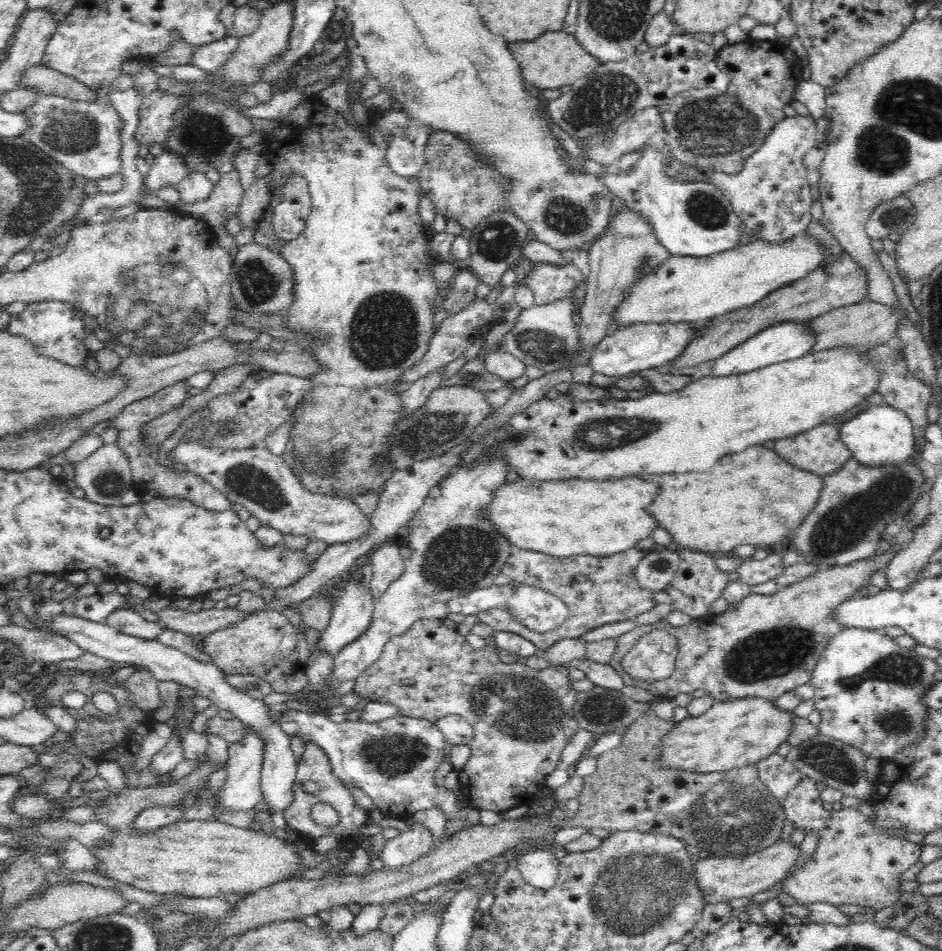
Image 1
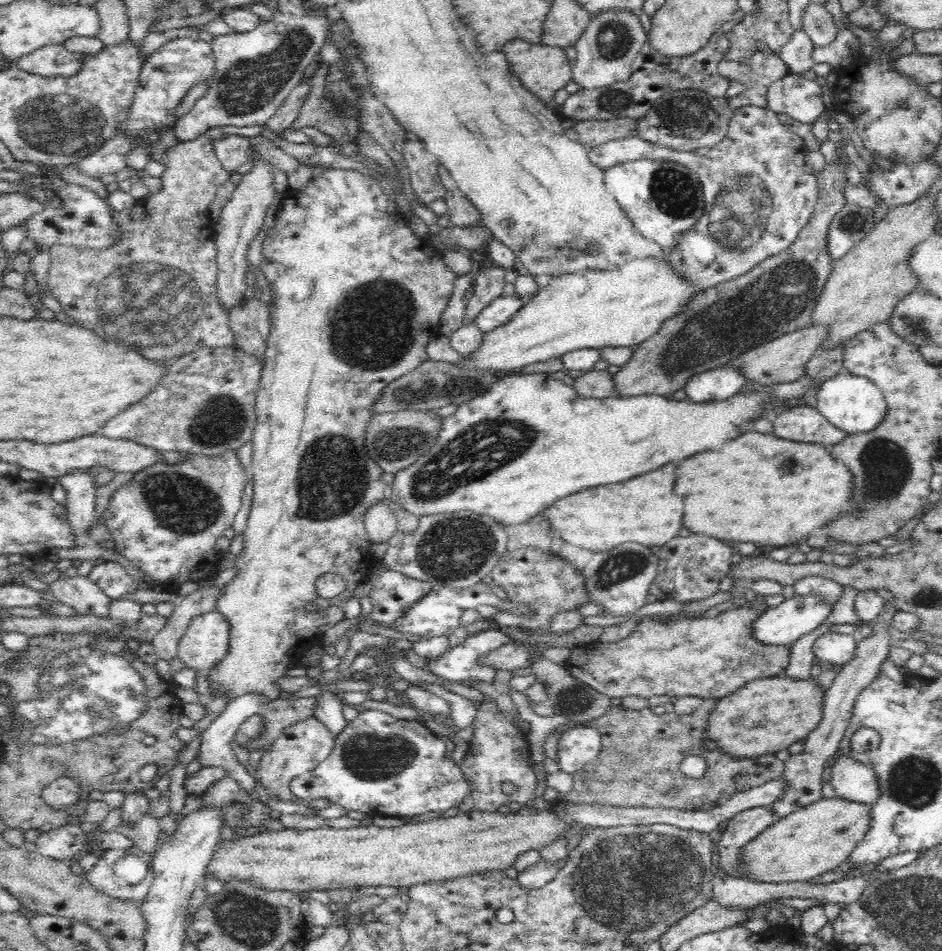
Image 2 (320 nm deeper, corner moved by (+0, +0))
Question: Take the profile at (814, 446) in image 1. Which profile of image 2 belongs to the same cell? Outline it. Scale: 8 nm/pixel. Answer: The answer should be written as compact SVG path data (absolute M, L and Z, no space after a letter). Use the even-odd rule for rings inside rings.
M798 402L781 410L772 418L774 434L778 438L796 442L820 443L834 446L847 434L834 426L819 410Z

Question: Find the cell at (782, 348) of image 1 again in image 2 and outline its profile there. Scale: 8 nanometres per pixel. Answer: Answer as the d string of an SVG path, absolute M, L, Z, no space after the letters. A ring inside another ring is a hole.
M720 366L690 378L685 384L687 398L692 402L726 400L738 394L746 378L735 366Z

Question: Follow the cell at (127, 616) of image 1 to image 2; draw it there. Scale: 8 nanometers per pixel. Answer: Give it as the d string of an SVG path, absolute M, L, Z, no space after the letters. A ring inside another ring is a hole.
M71 572L47 585L57 600L71 606L79 614L109 616L112 598L106 596L88 577Z

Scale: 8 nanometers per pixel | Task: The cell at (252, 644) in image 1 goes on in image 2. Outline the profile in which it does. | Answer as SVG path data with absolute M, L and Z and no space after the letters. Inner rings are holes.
M220 612L195 616L178 641L177 656L187 668L206 672L228 654L228 619Z

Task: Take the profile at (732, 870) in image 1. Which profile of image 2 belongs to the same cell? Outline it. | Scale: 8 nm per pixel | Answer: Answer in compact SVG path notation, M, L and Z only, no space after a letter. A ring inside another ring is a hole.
M822 798L779 819L742 848L742 869L748 879L768 883L808 881L848 860L870 828L870 804L844 798Z

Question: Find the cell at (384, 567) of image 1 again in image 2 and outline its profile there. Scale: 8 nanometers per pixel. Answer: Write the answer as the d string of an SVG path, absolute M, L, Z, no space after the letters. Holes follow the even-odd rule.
M388 496L369 506L364 513L365 529L372 542L387 542L397 530L397 520L392 511L392 500Z

